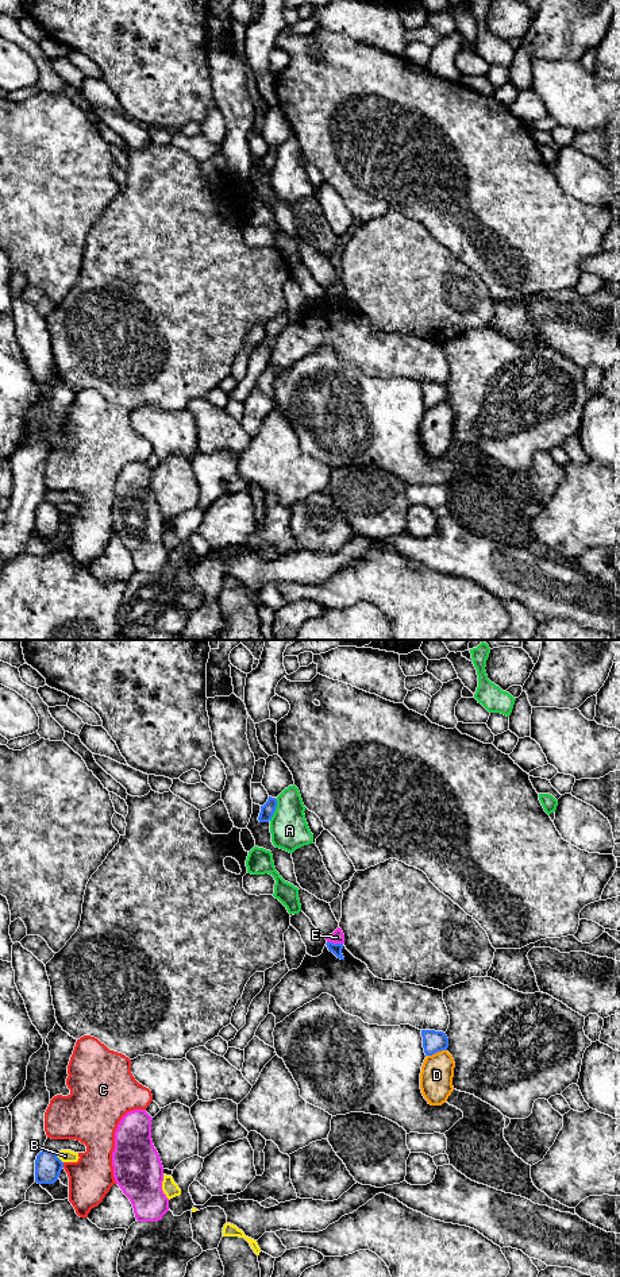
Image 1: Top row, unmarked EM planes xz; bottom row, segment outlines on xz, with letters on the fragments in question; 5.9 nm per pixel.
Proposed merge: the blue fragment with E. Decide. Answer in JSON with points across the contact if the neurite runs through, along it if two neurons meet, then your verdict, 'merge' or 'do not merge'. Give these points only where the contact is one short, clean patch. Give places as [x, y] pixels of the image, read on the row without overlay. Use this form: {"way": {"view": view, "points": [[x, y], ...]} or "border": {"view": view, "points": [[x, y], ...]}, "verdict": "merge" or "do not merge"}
{"border": {"view": "xz", "points": [[327, 293], [342, 296]]}, "verdict": "do not merge"}

